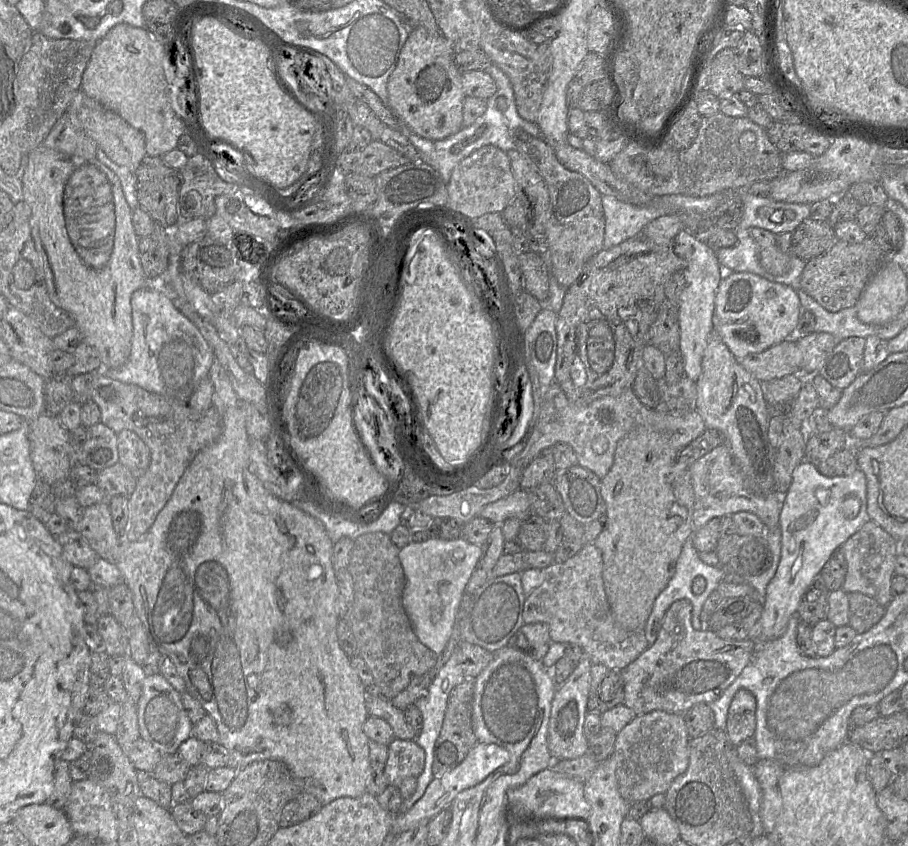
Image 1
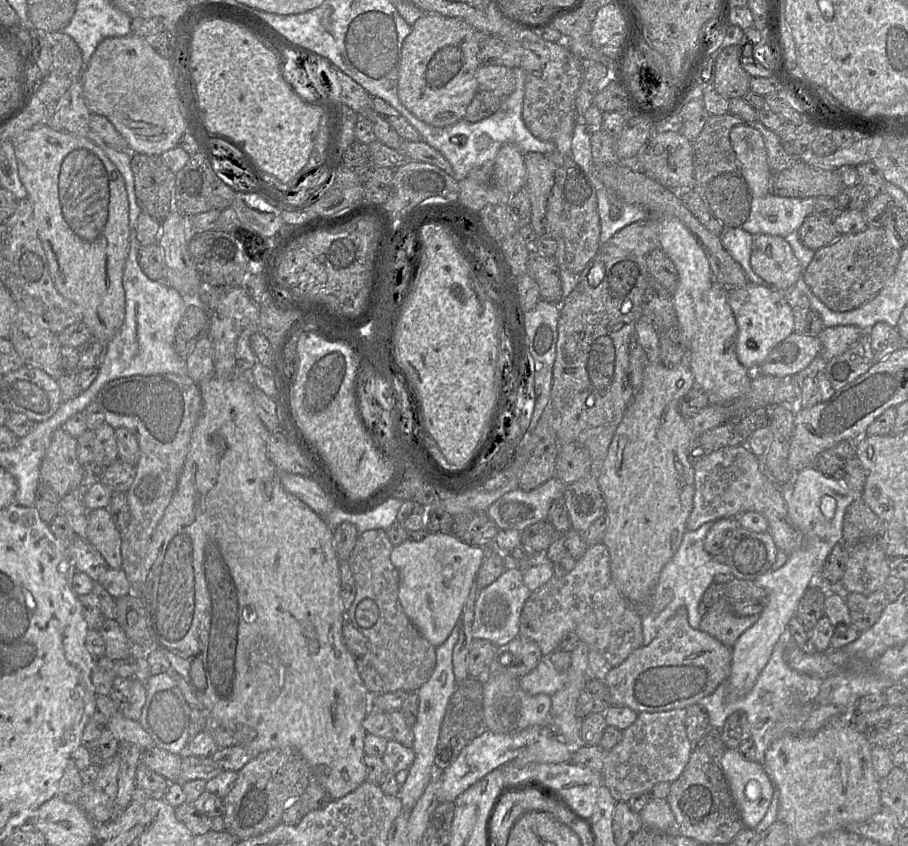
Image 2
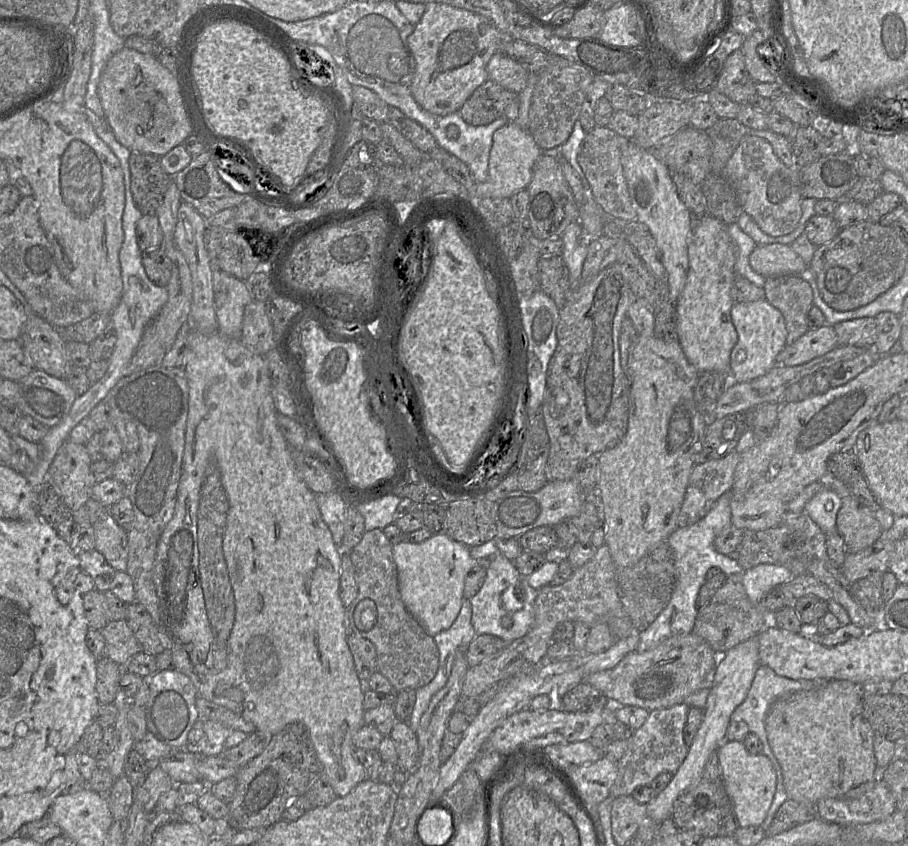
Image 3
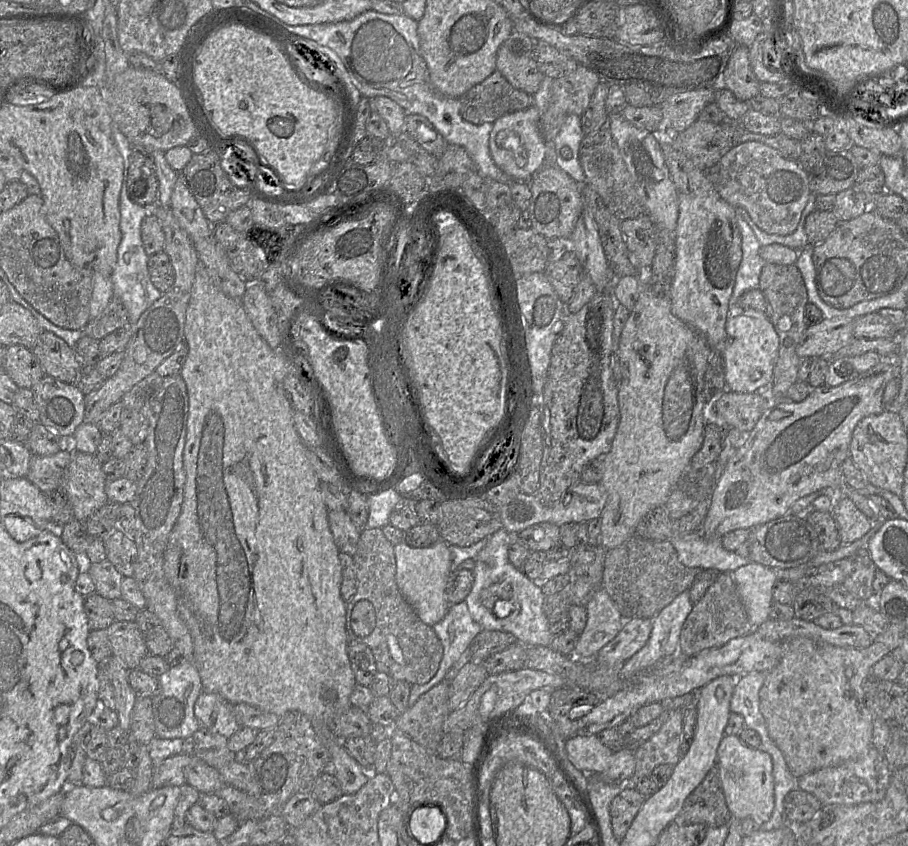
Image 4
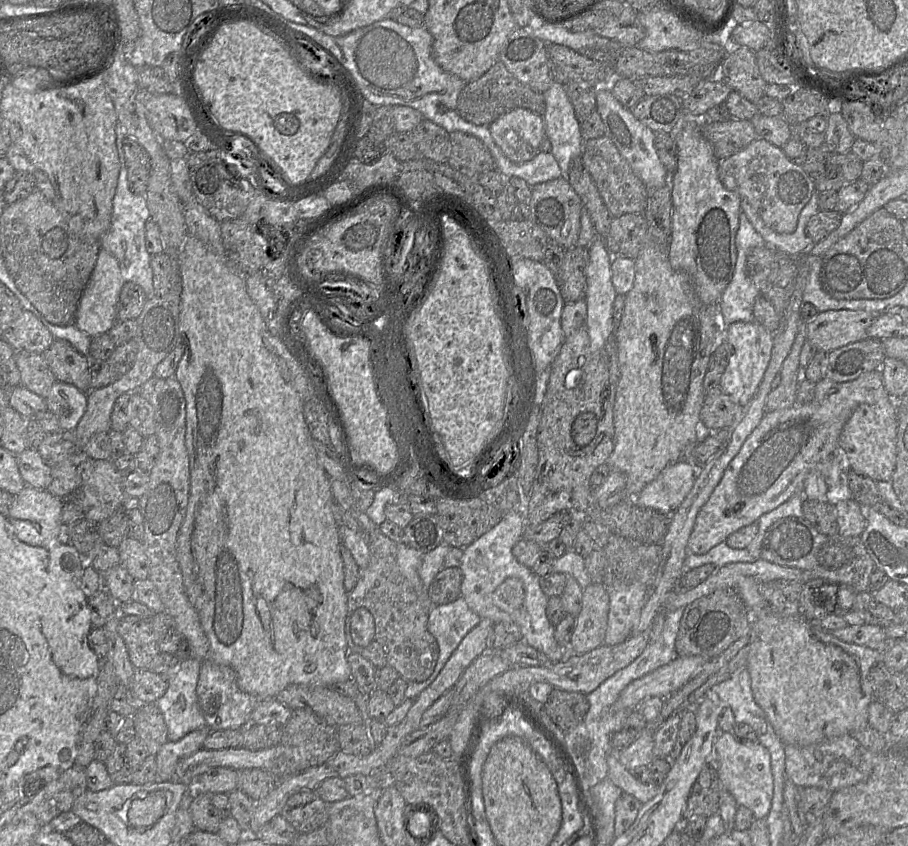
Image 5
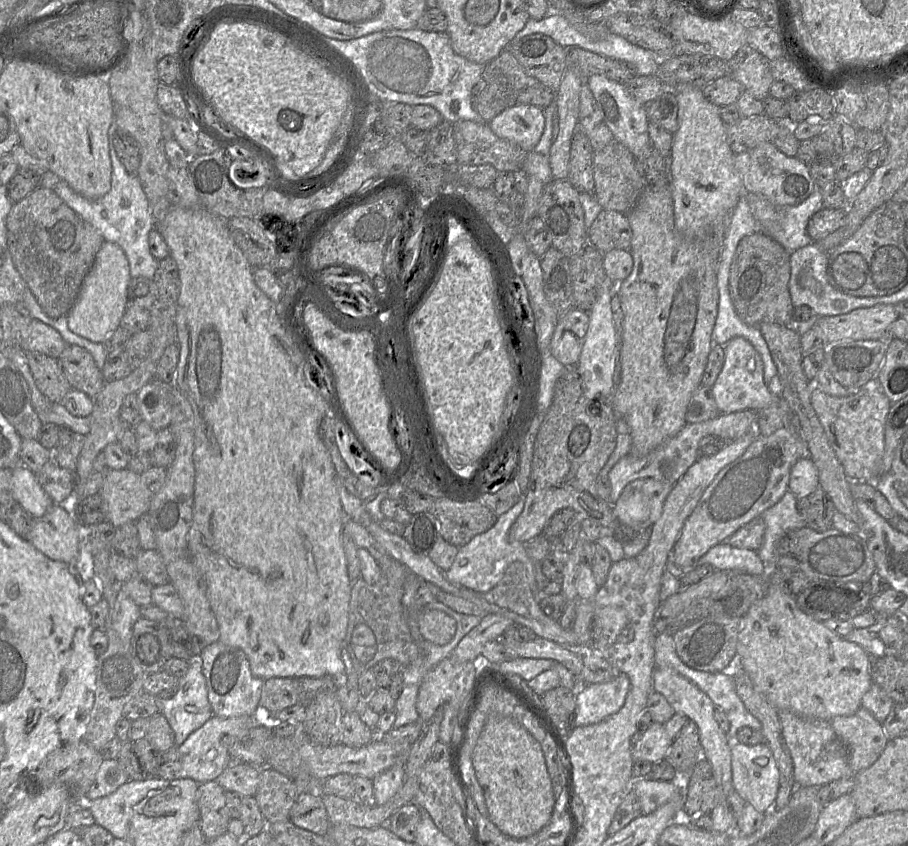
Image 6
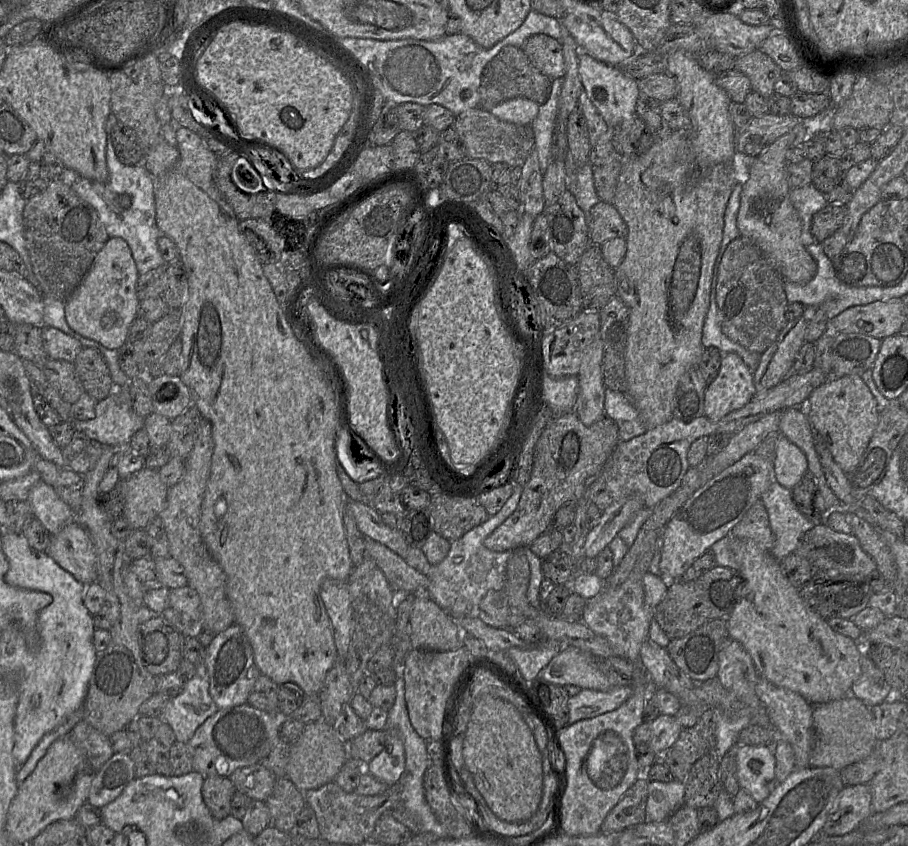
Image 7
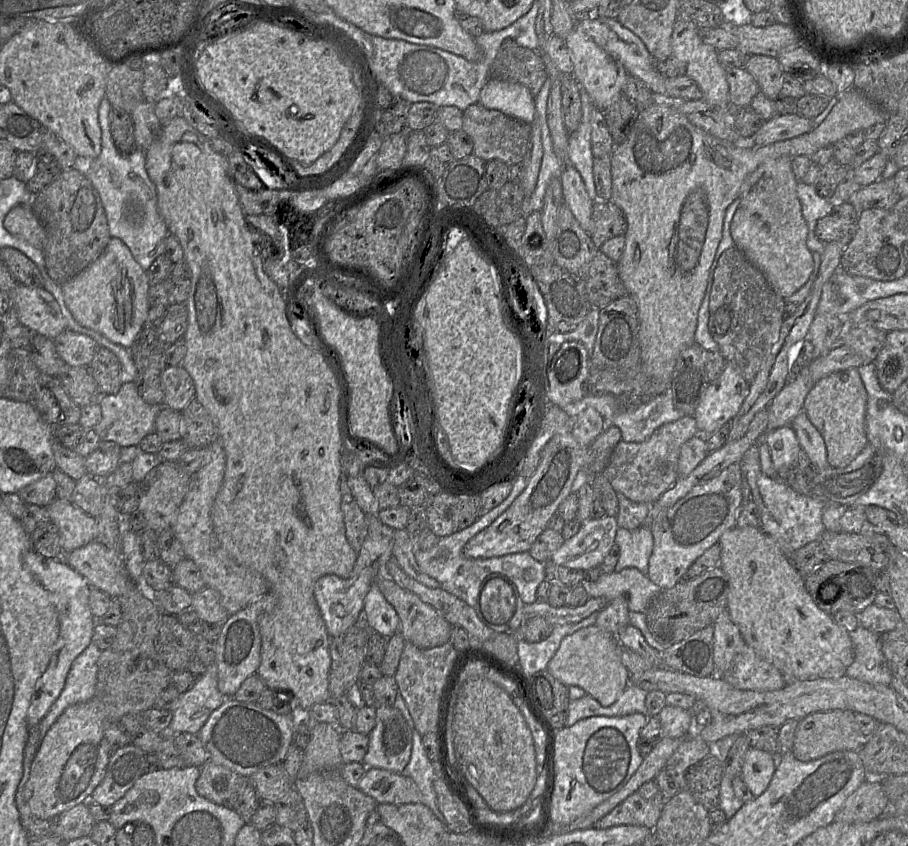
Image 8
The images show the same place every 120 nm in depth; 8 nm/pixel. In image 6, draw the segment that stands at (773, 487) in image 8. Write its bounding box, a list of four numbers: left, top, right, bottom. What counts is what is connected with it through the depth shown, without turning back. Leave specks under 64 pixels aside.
[757,490,807,570]

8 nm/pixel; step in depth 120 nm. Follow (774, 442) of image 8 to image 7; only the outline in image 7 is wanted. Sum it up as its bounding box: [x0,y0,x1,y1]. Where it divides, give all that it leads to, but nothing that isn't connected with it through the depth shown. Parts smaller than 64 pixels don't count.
[773,435,808,490]

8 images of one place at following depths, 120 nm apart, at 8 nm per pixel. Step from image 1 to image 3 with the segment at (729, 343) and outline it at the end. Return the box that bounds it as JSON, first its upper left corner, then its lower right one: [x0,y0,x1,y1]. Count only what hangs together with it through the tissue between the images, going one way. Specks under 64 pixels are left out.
[729,299,787,383]

